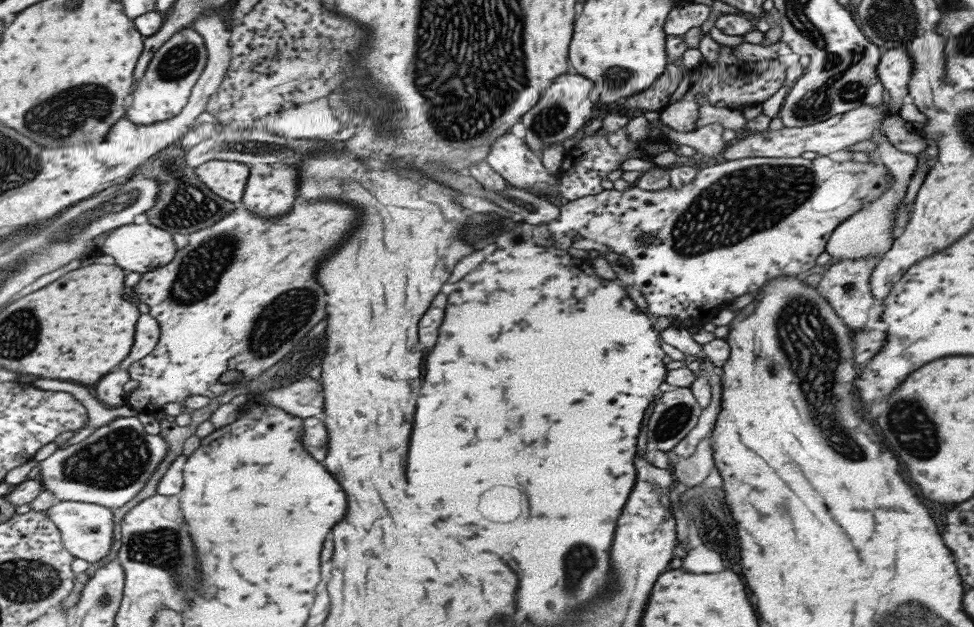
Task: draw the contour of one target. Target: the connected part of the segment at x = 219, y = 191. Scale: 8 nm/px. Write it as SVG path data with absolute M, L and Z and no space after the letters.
M210 160L195 168L197 178L217 196L239 204L248 177L247 165L226 160Z

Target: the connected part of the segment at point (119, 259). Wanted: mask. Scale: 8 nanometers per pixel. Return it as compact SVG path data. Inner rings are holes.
M124 224L110 230L100 248L102 254L113 258L117 266L123 266L123 270L139 272L143 274L157 267L165 266L175 254L175 245L171 235L165 230L159 230L151 224Z

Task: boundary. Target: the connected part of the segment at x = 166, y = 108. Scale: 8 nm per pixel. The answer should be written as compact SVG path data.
M189 26L172 34L153 54L145 74L136 82L127 108L127 118L136 125L150 125L179 114L190 90L205 66L207 51L204 40Z

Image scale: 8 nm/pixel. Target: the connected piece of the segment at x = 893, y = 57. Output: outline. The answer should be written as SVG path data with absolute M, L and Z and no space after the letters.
M892 46L882 50L876 66L876 75L882 87L889 92L890 113L897 113L901 99L908 94L907 83L912 73L912 60L903 47Z

